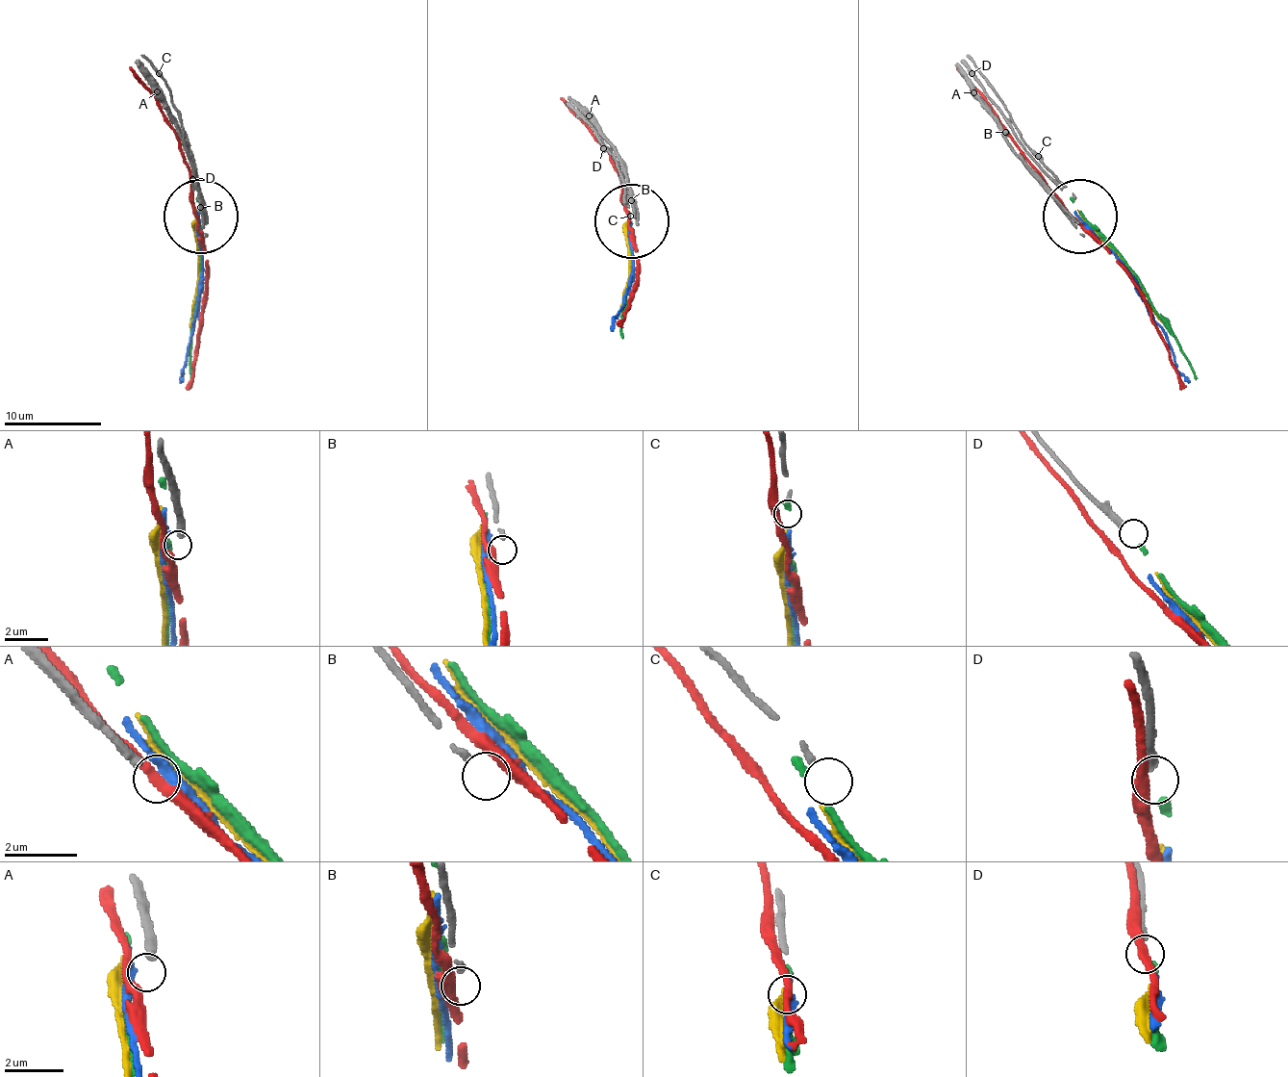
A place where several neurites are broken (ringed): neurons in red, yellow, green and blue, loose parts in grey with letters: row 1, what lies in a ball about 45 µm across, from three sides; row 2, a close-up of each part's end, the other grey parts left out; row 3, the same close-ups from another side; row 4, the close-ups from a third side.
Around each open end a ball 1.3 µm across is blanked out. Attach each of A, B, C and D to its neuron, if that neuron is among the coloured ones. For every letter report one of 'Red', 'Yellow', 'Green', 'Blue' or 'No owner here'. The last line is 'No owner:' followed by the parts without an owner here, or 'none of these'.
A: No owner here
B: No owner here
C: No owner here
D: Green
No owner: A, B, C

